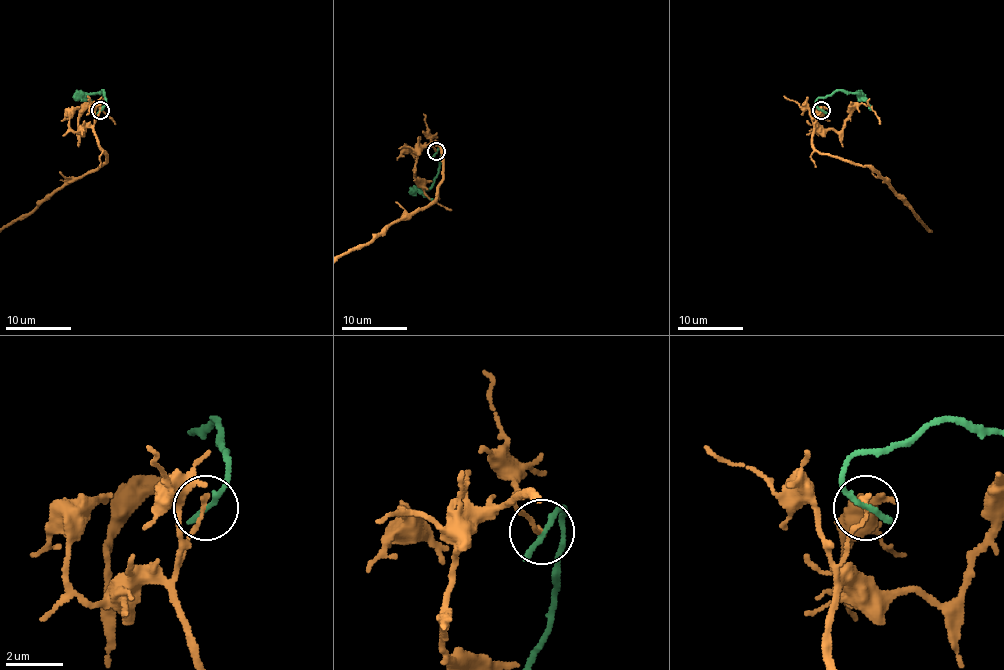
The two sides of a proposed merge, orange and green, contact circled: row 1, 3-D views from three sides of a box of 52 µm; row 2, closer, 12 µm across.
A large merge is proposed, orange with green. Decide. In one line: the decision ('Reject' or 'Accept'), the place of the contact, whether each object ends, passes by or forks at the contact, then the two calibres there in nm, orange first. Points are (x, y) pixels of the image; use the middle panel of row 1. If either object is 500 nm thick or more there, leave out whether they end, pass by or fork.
Reject. Place: (436, 151). At the ring orange ends. At the ring green ends. Thickness 170 nm (orange) against 240 nm

